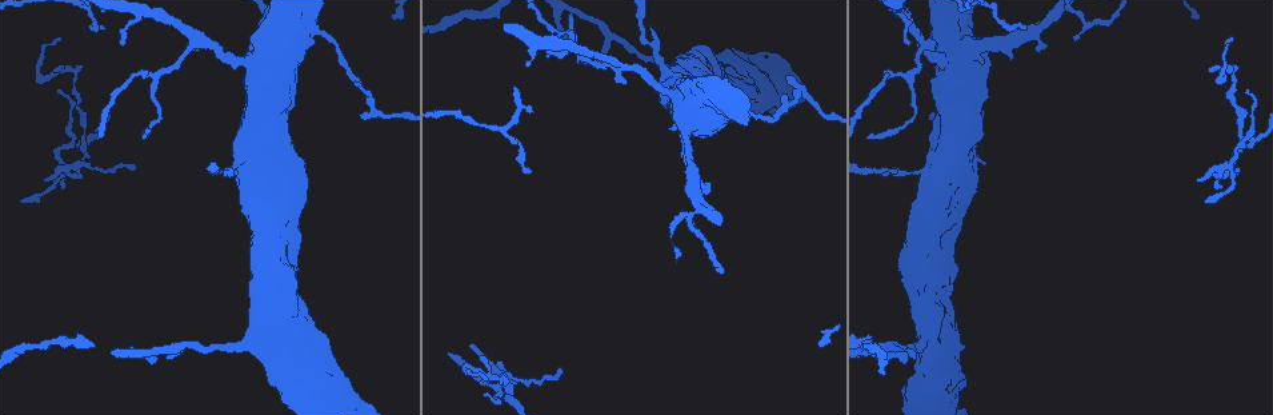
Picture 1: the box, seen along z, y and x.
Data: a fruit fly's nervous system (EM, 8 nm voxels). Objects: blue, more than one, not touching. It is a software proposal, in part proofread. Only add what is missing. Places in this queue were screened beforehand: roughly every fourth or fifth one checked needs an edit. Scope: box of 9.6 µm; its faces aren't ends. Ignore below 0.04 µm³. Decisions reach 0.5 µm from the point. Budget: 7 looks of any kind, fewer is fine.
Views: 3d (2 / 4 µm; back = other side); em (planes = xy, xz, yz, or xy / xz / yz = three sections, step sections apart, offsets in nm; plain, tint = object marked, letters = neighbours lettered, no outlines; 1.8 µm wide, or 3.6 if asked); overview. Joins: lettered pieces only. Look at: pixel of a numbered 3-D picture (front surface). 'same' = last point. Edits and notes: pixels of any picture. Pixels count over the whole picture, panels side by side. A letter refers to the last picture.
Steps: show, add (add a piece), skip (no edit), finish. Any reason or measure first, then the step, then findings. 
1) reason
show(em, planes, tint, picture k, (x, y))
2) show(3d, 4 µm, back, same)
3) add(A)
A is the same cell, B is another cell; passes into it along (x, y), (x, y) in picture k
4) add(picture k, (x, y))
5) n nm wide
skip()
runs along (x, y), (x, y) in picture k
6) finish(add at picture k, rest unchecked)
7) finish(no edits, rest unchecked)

narrows sharply
show(3d, 2 µm, picture 1, (1239, 149))

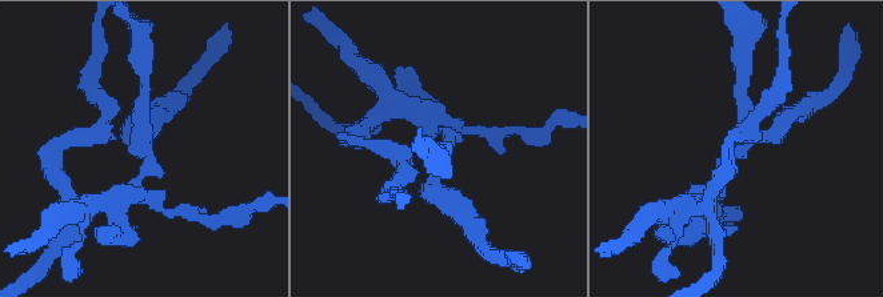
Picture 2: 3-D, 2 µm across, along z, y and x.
show(em, planes, letters, picture 2, (140, 137))

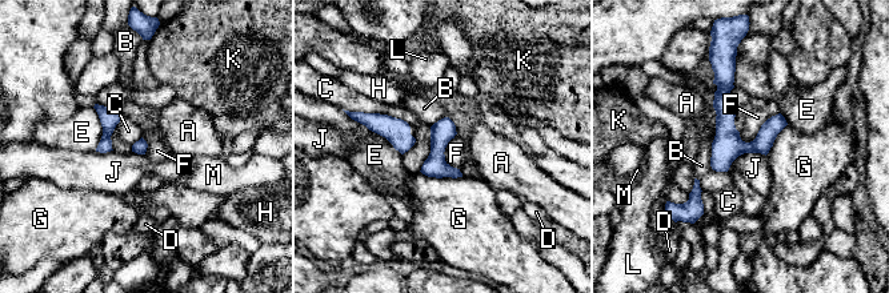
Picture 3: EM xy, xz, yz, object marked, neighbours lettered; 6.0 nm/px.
skip()
A, B, C, D, E, F, G, H, J, K, L and M are other cells; border along (779, 112), (752, 140), (740, 139) in picture 3; none of them fits

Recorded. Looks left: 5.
thick turns thin
show(3d, 4 µm, picture 1, (301, 32))

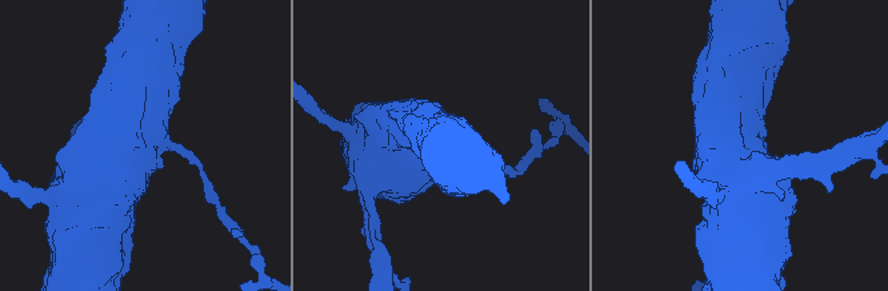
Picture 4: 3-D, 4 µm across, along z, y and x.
show(em, 3.6 µm, xy, step 8, tint, picture 4, (142, 148))

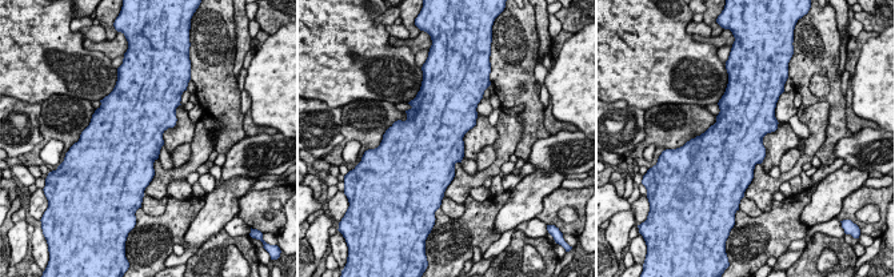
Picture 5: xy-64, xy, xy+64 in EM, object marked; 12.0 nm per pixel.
show(em, 3.6 µm, planes, letters, same)

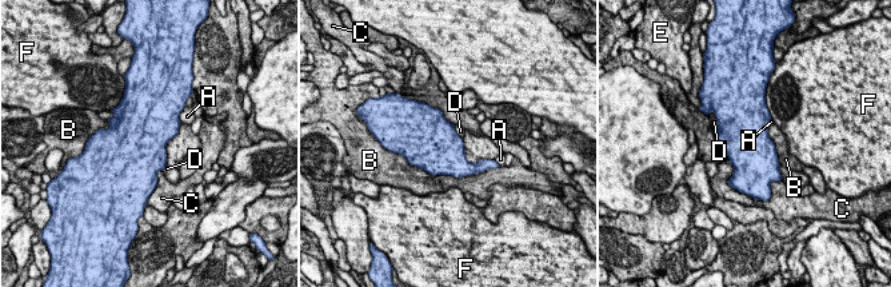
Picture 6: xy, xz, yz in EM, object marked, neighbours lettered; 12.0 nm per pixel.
600 nm wide
skip()
A, B, C, D, E and F are other cells; border along (714, 115), (716, 120), (715, 131) in picture 6; no lettered piece goes on from it

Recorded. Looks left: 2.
a narrow waist
show(3d, 2 µm, picture 1, (213, 170))

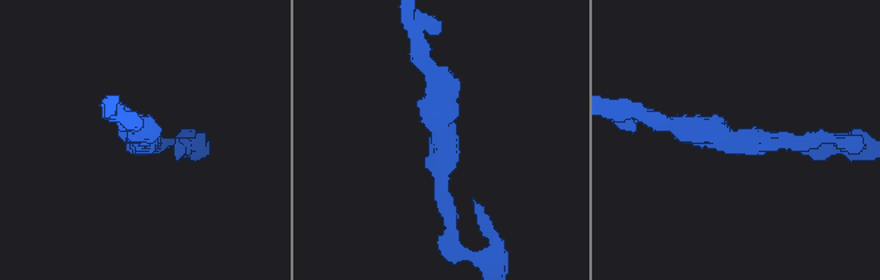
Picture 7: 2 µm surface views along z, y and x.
show(em, 3.6 µm, xz, step 4, letters, picture 7, (784, 140))

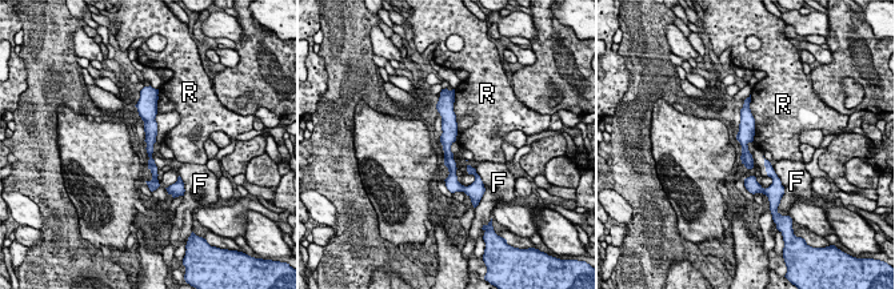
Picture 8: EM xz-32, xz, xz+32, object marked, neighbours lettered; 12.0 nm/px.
skip()
F and R are other cells; runs along (446, 109), (447, 153), (455, 185) in picture 8; no lettered piece goes on from it

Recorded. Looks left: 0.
finish(no edits, rest unchecked)

